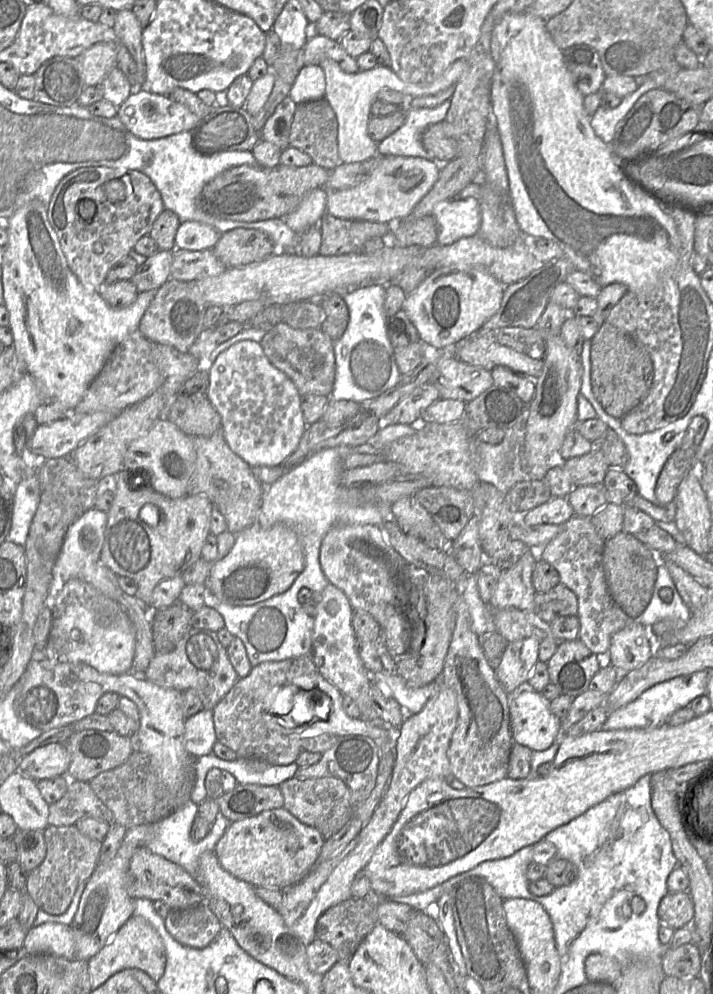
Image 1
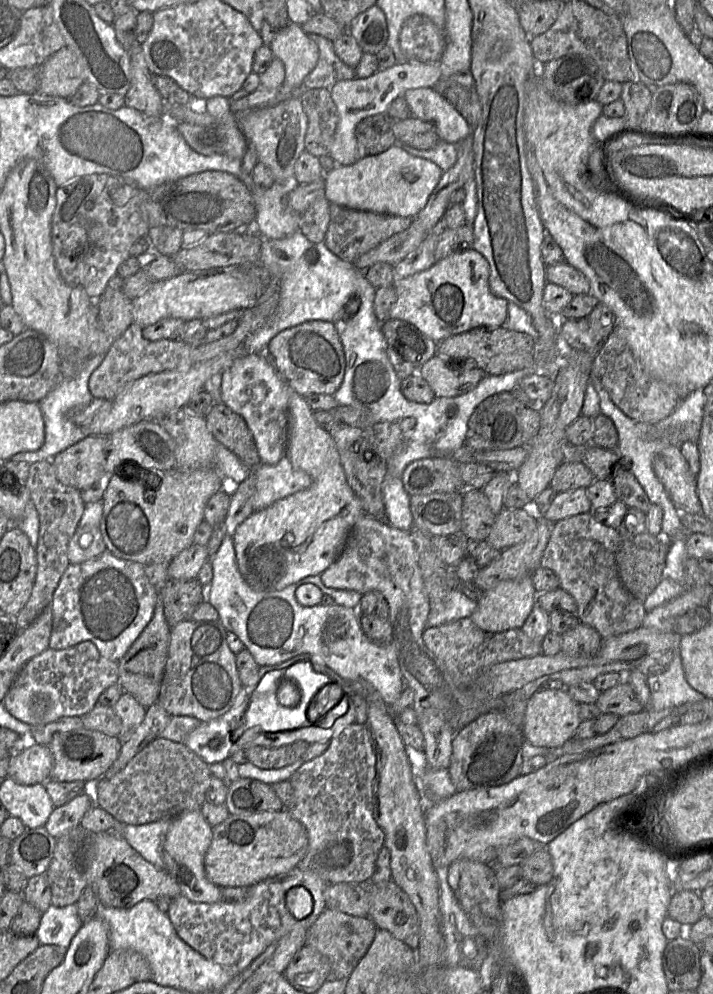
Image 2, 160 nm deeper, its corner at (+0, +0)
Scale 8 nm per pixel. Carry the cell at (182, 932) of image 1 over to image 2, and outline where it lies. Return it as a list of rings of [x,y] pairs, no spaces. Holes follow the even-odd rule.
[[[296,867],[248,887],[247,897],[242,902],[198,903],[179,895],[171,899],[167,914],[185,943],[205,958],[237,975],[248,968],[270,944],[293,928],[308,930],[326,909],[324,891],[327,886],[315,873]],[[294,887],[304,887],[313,899],[313,910],[303,920],[295,919],[286,907],[286,895]]]

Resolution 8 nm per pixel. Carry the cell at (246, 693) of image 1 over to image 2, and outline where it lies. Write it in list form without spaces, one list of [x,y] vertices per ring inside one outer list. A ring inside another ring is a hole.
[[[303,740],[276,748],[254,746],[245,750],[248,762],[261,769],[277,769],[299,760],[309,747]]]

